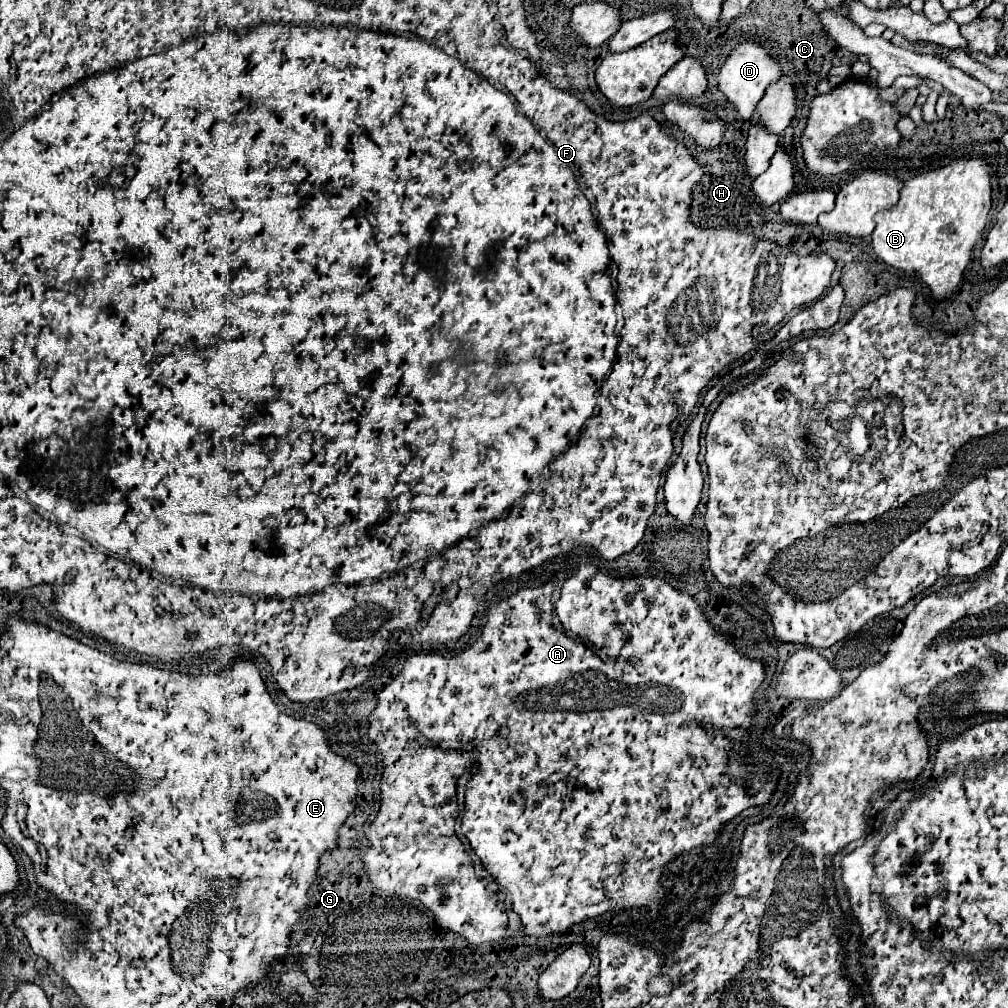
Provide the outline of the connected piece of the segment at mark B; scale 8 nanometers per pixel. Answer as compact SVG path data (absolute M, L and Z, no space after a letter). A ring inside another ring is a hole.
M955 158L947 166L909 178L907 182L903 182L899 202L891 210L879 212L875 218L877 226L871 234L875 254L893 268L905 270L909 274L919 274L937 300L951 296L961 282L963 272L971 260L973 246L979 242L987 224L987 216L991 210L991 190L993 186L989 164L983 158Z

